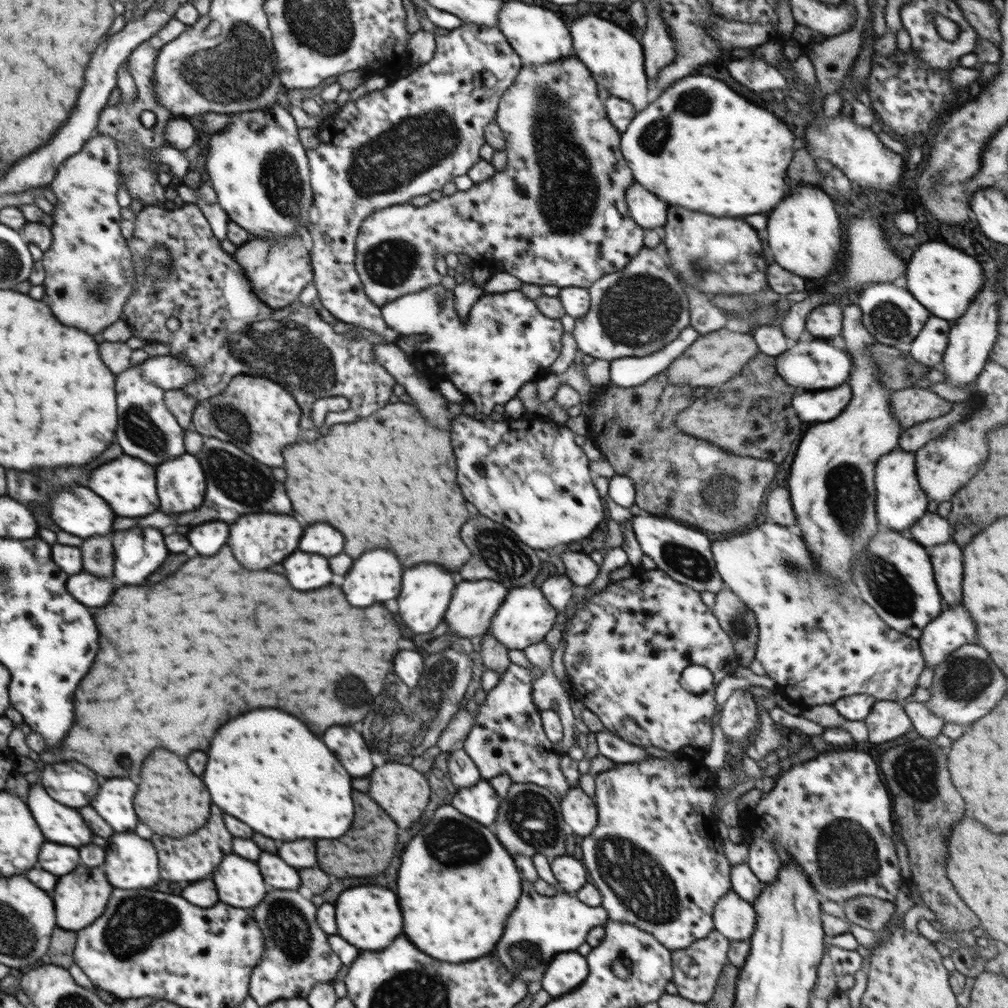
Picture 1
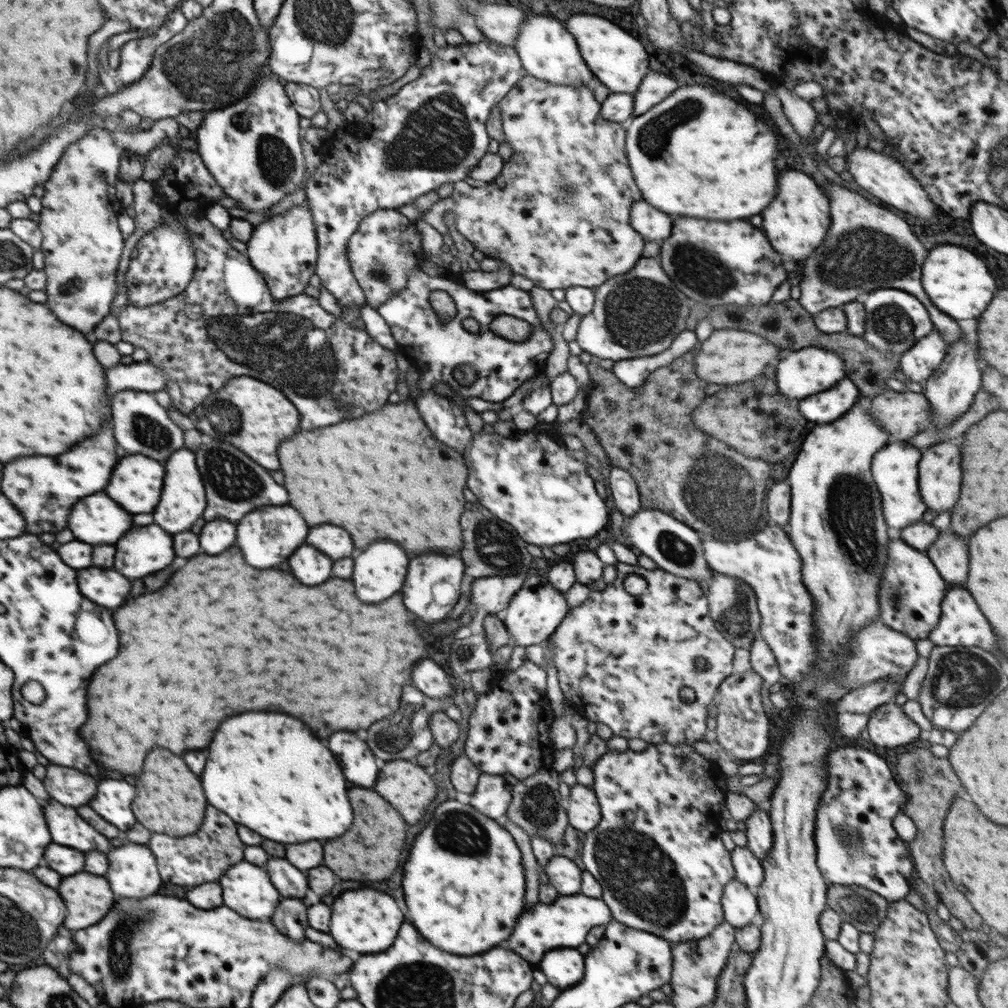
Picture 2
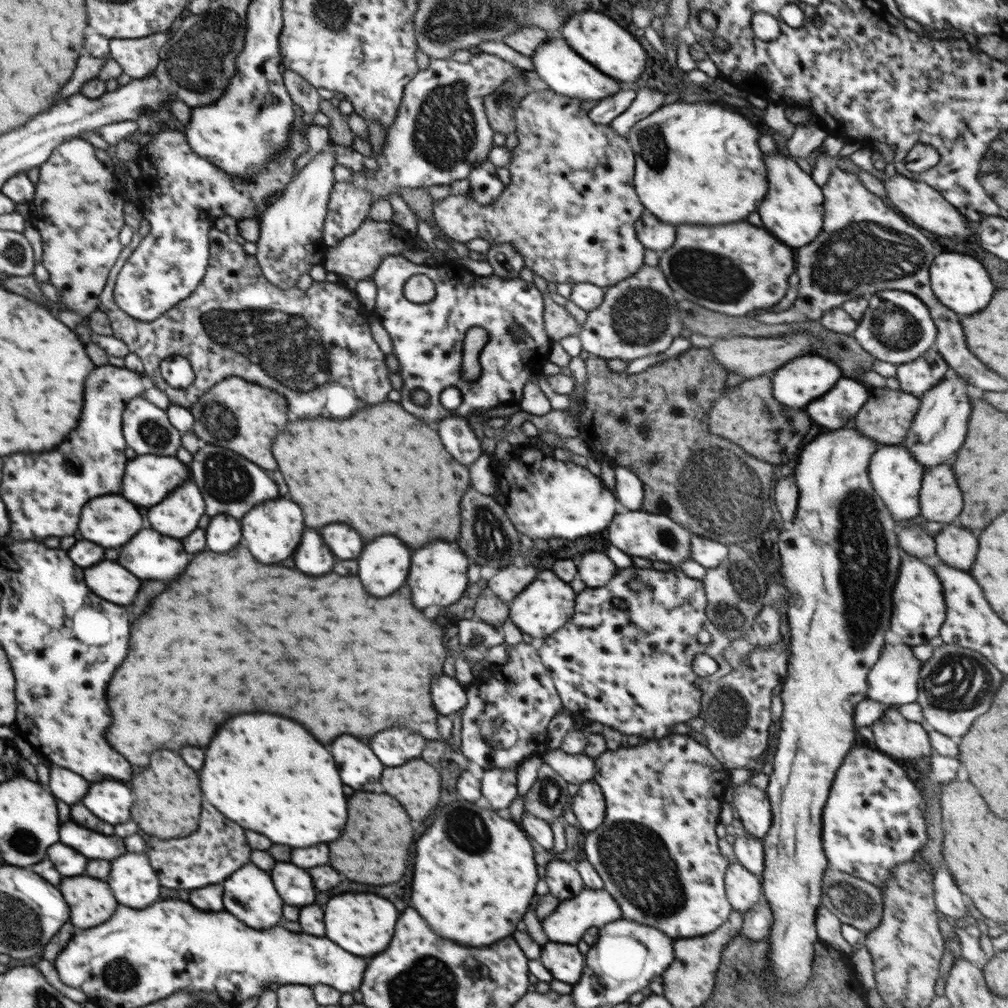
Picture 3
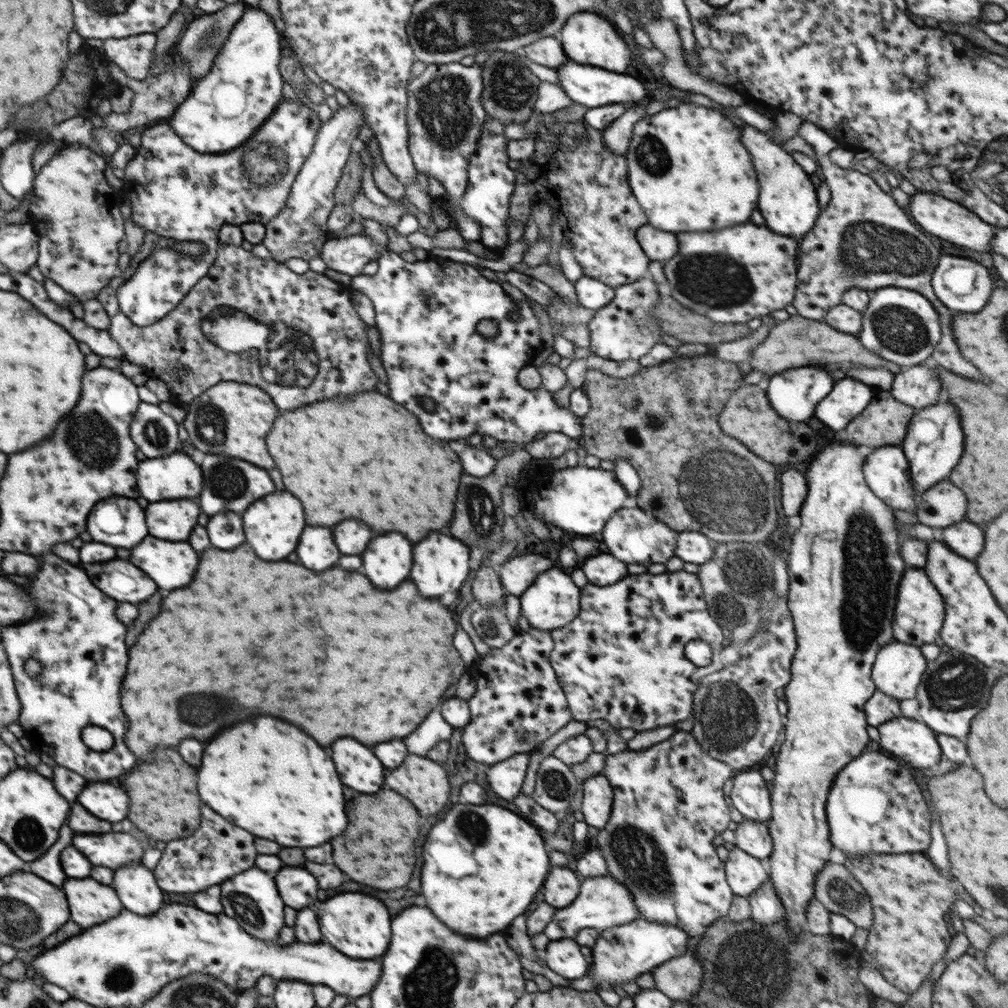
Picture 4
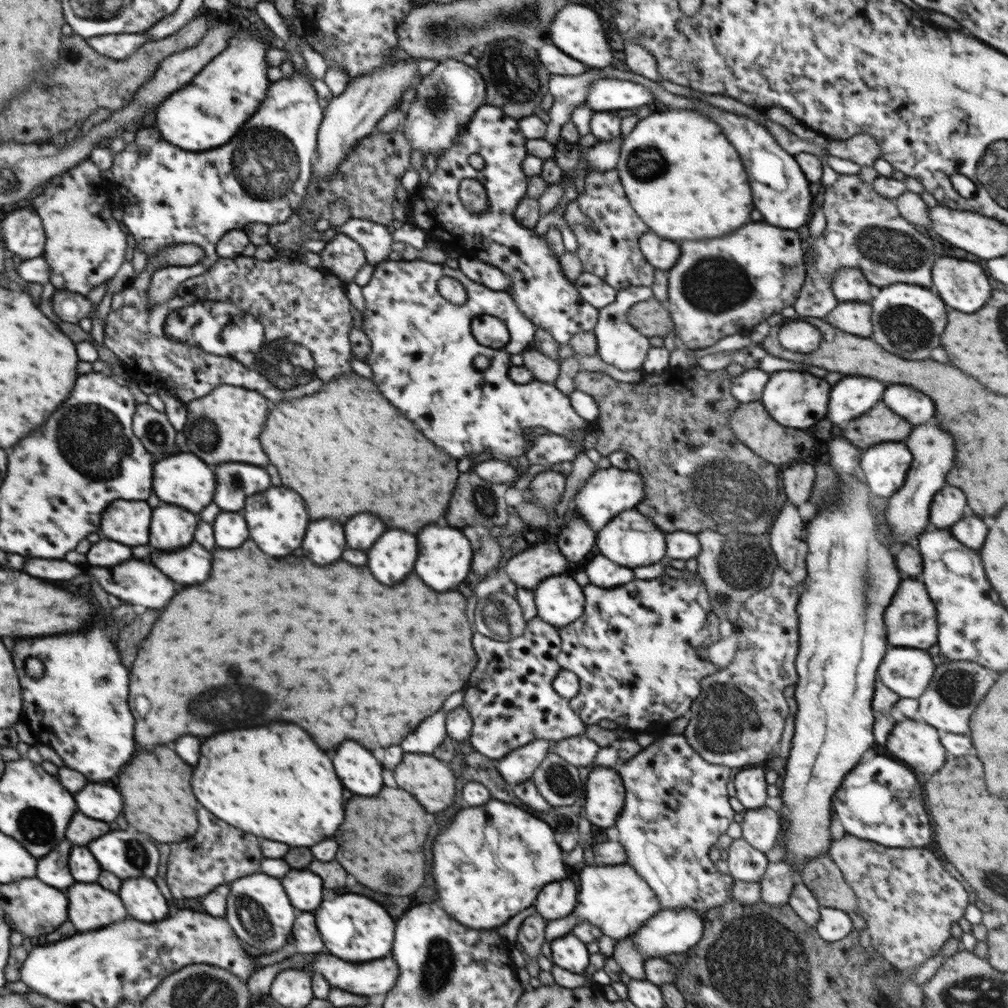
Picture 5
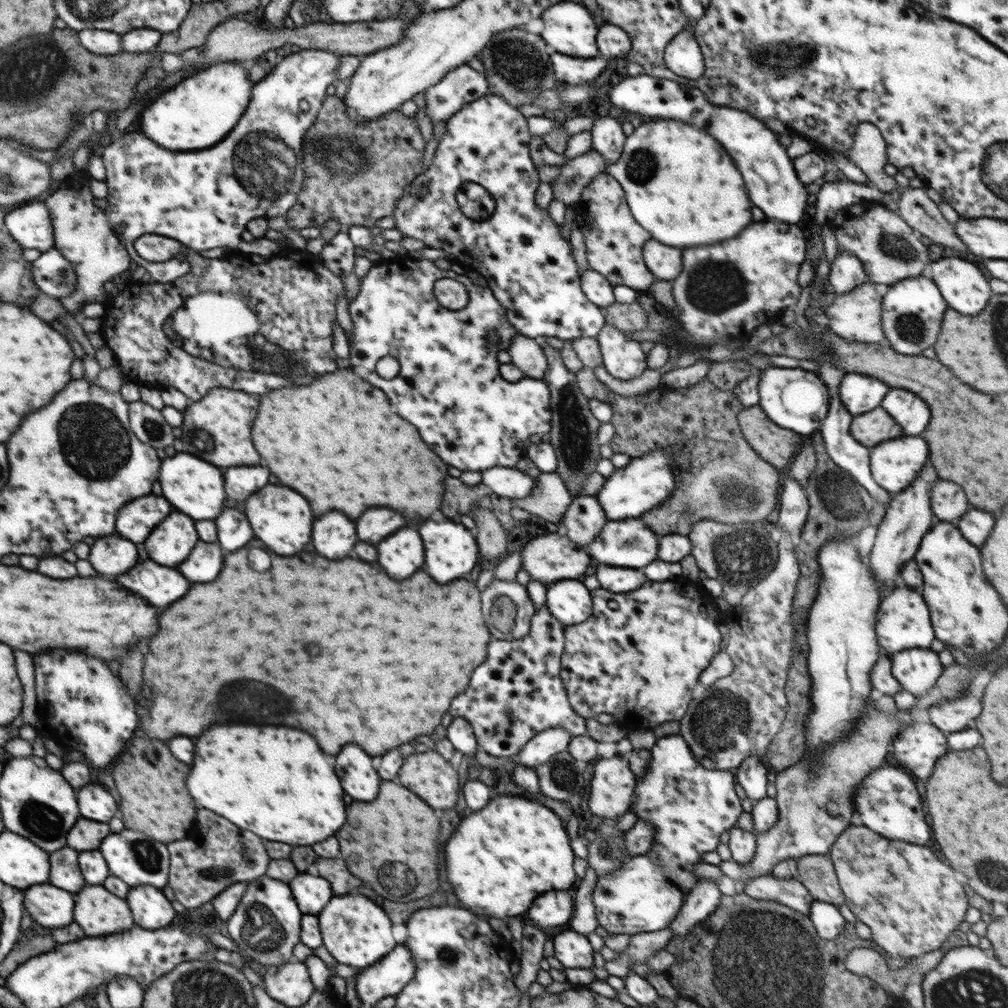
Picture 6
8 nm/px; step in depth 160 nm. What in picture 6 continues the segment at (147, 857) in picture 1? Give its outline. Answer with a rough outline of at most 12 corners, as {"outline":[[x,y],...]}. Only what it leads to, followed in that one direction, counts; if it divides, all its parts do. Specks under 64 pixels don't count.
{"outline":[[134,886],[126,898],[134,922],[158,930],[174,920],[161,889]]}

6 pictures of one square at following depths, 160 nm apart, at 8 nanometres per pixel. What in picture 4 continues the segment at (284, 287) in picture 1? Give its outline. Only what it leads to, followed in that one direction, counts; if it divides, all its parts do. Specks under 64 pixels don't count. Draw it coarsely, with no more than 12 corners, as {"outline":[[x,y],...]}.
{"outline":[[351,100],[321,124],[284,210],[264,225],[274,260],[308,262],[327,221],[357,134]]}

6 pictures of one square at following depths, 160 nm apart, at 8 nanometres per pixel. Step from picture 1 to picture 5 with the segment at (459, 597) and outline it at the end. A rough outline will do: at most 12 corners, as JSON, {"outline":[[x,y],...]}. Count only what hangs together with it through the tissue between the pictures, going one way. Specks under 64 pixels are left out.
{"outline":[[542,538],[503,569],[518,587],[534,589],[564,574],[556,540]]}

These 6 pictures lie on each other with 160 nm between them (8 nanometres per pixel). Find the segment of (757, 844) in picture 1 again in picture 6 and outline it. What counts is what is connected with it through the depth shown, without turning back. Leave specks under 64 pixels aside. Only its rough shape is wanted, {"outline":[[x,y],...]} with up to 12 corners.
{"outline":[[747,756],[735,781],[755,802],[767,796],[769,771],[760,756]]}

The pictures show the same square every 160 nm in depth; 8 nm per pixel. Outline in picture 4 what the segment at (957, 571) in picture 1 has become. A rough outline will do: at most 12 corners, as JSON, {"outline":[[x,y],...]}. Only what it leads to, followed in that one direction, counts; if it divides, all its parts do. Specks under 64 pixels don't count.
{"outline":[[972,522],[938,532],[954,552],[968,560],[984,548],[984,532]]}

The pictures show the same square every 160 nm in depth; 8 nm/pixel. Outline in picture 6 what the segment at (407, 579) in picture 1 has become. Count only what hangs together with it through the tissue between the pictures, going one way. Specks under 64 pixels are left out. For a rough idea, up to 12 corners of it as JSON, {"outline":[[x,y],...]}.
{"outline":[[456,522],[420,526],[424,570],[440,584],[480,562],[476,539]]}

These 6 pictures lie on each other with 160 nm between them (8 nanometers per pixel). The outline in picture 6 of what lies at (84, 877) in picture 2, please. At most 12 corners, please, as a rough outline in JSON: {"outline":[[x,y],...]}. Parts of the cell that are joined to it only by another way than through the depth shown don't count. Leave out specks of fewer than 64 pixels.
{"outline":[[104,886],[74,894],[74,922],[86,936],[134,926],[126,900]]}

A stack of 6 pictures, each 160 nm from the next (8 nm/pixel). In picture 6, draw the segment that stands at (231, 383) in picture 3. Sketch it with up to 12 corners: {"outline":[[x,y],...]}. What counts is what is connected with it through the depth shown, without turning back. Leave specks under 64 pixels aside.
{"outline":[[210,389],[183,410],[184,452],[256,466],[258,398]]}

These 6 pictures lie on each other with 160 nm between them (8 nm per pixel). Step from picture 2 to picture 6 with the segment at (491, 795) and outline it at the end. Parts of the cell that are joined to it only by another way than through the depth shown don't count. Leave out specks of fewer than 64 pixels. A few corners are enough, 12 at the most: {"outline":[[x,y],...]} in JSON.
{"outline":[[564,727],[539,732],[514,757],[536,769],[569,746]]}

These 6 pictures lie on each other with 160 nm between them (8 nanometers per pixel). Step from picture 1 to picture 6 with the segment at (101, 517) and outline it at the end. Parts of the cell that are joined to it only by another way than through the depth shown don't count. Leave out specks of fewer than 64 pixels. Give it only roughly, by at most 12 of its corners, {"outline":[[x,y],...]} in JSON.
{"outline":[[154,493],[126,503],[115,518],[122,538],[144,542],[172,506]]}

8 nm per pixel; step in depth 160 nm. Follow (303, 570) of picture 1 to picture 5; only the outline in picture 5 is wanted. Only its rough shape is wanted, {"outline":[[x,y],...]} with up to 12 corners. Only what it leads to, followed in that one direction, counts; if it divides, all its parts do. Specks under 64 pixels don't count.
{"outline":[[340,522],[308,526],[302,550],[314,564],[330,564],[346,548]]}

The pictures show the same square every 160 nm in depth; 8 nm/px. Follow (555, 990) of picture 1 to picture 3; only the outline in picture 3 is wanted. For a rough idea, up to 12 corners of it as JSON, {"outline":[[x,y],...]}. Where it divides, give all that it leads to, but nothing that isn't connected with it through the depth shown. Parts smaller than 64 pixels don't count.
{"outline":[[548,941],[539,960],[553,978],[576,985],[585,967],[577,945]]}

